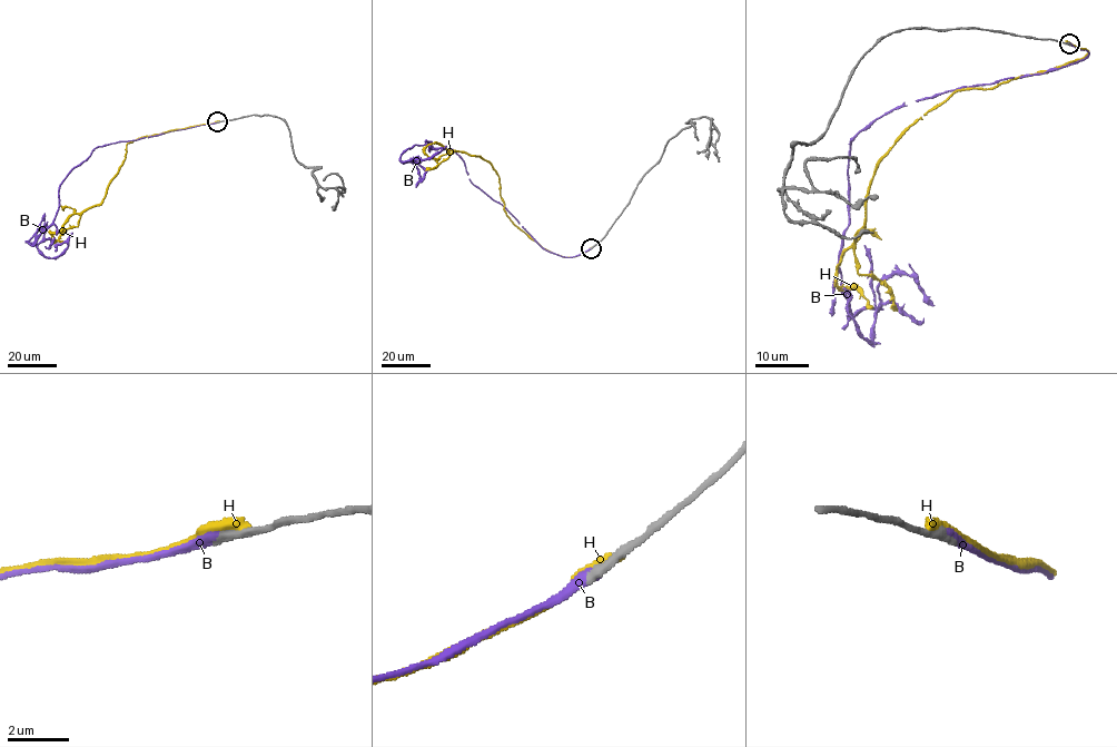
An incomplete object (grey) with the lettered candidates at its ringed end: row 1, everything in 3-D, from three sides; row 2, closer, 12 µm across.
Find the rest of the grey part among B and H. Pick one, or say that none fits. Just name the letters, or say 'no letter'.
B

